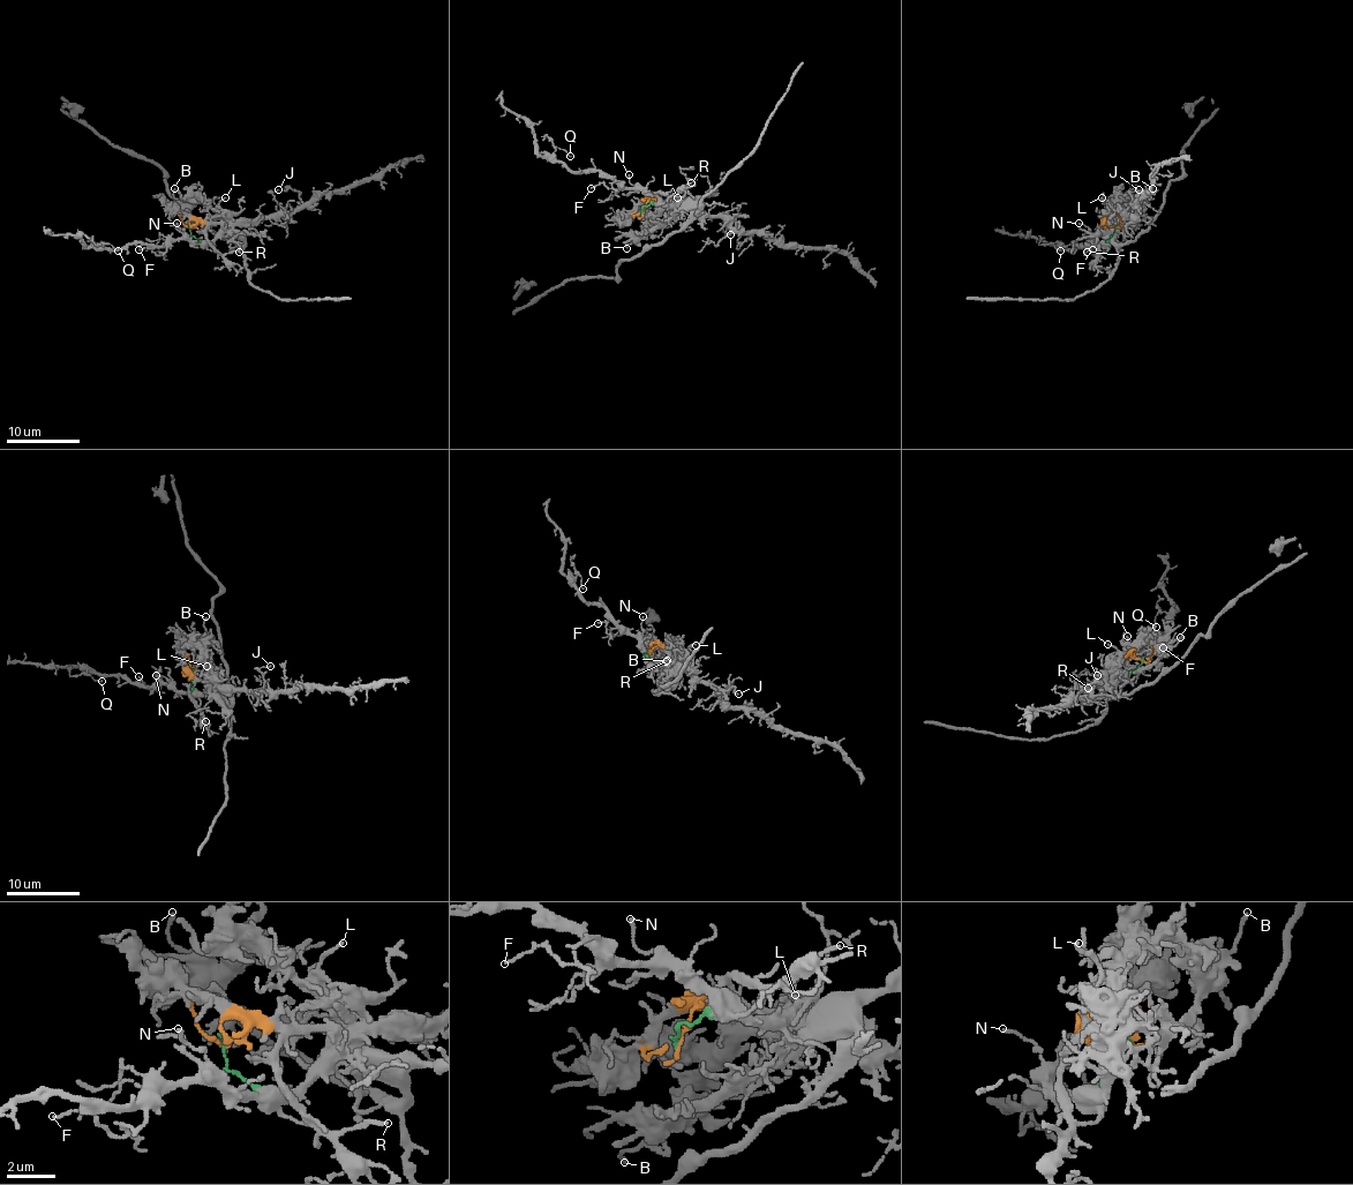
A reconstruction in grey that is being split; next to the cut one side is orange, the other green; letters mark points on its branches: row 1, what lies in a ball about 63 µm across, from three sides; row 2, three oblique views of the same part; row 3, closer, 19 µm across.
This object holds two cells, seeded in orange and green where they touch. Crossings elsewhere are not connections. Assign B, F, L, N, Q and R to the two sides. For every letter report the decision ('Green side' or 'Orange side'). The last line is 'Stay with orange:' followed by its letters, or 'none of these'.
B: Orange side
F: Green side
L: Orange side
N: Green side
Q: Green side
R: Orange side
Stay with orange: B, L, R

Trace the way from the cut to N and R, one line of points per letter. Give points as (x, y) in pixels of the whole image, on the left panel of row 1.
N: (189, 227), (200, 244), (195, 244), (177, 223)
R: (192, 227), (198, 223), (205, 238), (222, 254), (239, 250)

